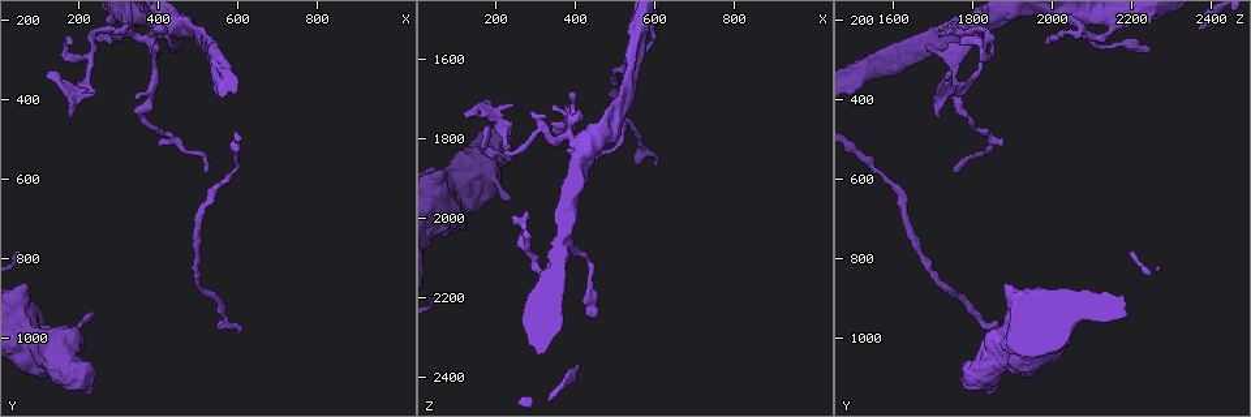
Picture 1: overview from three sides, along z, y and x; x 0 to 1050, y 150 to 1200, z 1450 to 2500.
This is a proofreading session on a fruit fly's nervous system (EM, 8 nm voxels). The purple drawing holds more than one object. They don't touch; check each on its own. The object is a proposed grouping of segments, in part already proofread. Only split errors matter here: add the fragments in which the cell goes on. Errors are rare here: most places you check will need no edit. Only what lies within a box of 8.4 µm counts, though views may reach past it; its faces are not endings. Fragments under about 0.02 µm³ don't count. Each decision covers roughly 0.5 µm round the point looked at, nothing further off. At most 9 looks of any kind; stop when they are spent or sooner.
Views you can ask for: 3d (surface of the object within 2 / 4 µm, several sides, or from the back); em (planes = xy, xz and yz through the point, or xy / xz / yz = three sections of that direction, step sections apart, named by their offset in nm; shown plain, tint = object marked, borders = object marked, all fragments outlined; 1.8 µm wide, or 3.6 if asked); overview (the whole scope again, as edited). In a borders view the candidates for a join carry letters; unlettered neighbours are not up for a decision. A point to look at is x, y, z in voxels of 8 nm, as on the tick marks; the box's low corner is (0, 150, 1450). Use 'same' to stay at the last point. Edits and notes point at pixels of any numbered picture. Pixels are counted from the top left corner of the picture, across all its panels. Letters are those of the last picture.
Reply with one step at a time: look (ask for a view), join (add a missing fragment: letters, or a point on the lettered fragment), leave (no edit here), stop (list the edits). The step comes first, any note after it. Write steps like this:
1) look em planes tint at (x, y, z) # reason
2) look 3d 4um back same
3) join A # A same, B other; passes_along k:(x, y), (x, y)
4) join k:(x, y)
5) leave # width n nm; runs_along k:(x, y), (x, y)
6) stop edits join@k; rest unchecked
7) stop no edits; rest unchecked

look em planes tint at (230, 235, 1830) # sharp bend

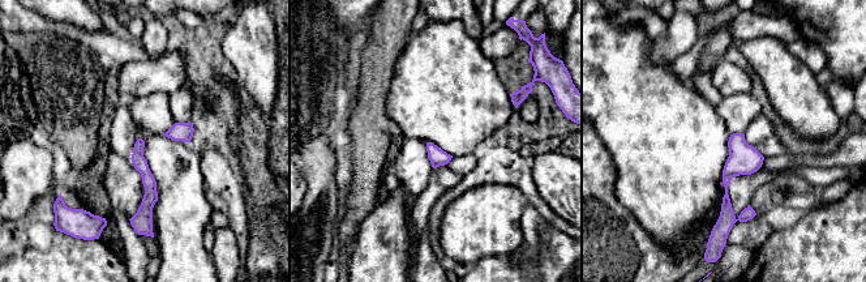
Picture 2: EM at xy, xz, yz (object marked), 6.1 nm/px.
look em planes borders same

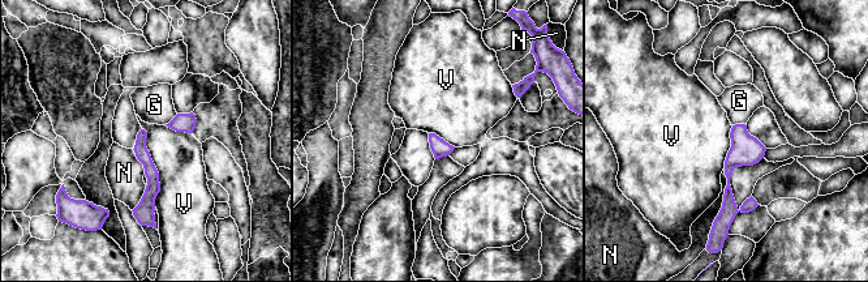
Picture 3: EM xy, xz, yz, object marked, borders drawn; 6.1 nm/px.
leave # width 90 nm; G other, N other, V other; border 3:(142, 128), (158, 172), (155, 206); none of them fits

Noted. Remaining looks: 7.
look 3d 2um at (525, 585, 1755) # end of a long branch

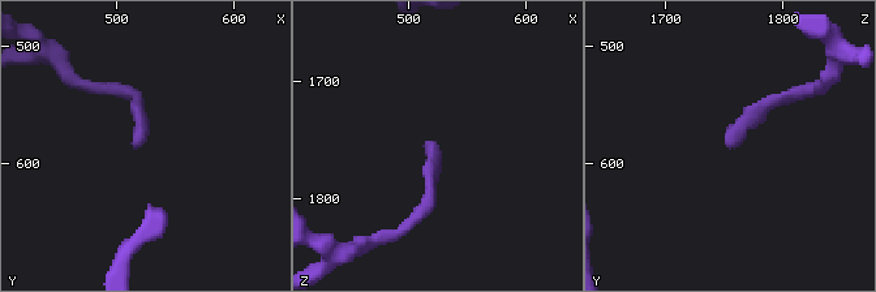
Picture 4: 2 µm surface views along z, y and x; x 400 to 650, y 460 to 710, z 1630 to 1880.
look em planes borders at (518, 588, 1752)

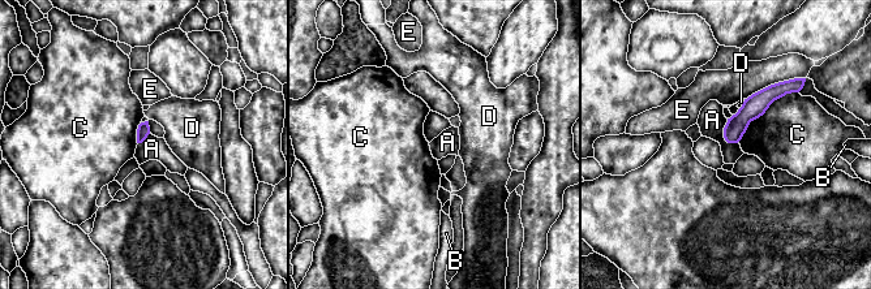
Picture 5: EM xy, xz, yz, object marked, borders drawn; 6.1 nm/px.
leave # longest_contact C 480 nm; A other, B other, C other, D other, E other; runs_along 5:(777, 86), (736, 126), (730, 139); no lettered fragment goes on from it

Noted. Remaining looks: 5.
look 3d 4um at (230, 945, 1955) # free end

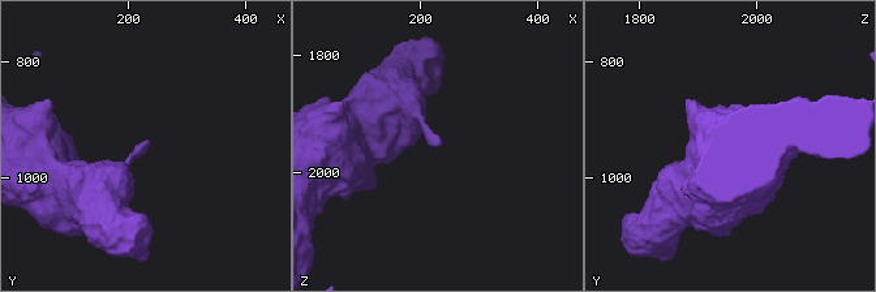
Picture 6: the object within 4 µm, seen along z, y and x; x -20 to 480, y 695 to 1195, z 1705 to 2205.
look em yz step 8 tint at (230, 950, 1955)

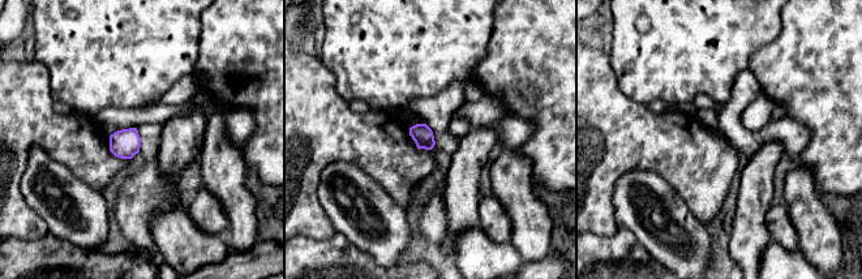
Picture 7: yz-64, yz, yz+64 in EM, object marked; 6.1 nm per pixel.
look em planes borders same

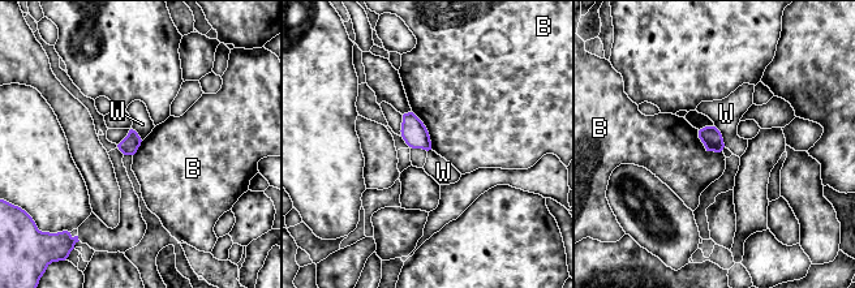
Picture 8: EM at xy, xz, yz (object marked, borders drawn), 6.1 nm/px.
leave # width 110 nm; B other, W other; border 8:(412, 111), (425, 127), (432, 149); none of them fits

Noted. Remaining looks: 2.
look em planes borders at (600, 985, 1870) # an open end

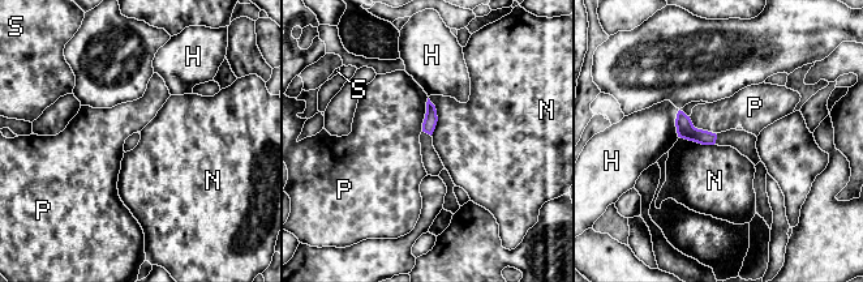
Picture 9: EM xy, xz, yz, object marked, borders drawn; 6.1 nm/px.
leave # width 80 nm; H other, N other, P other, S other; border 9:(428, 97), (421, 131); no lettered fragment goes on from it

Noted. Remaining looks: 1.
stop no edits; rest unchecked

